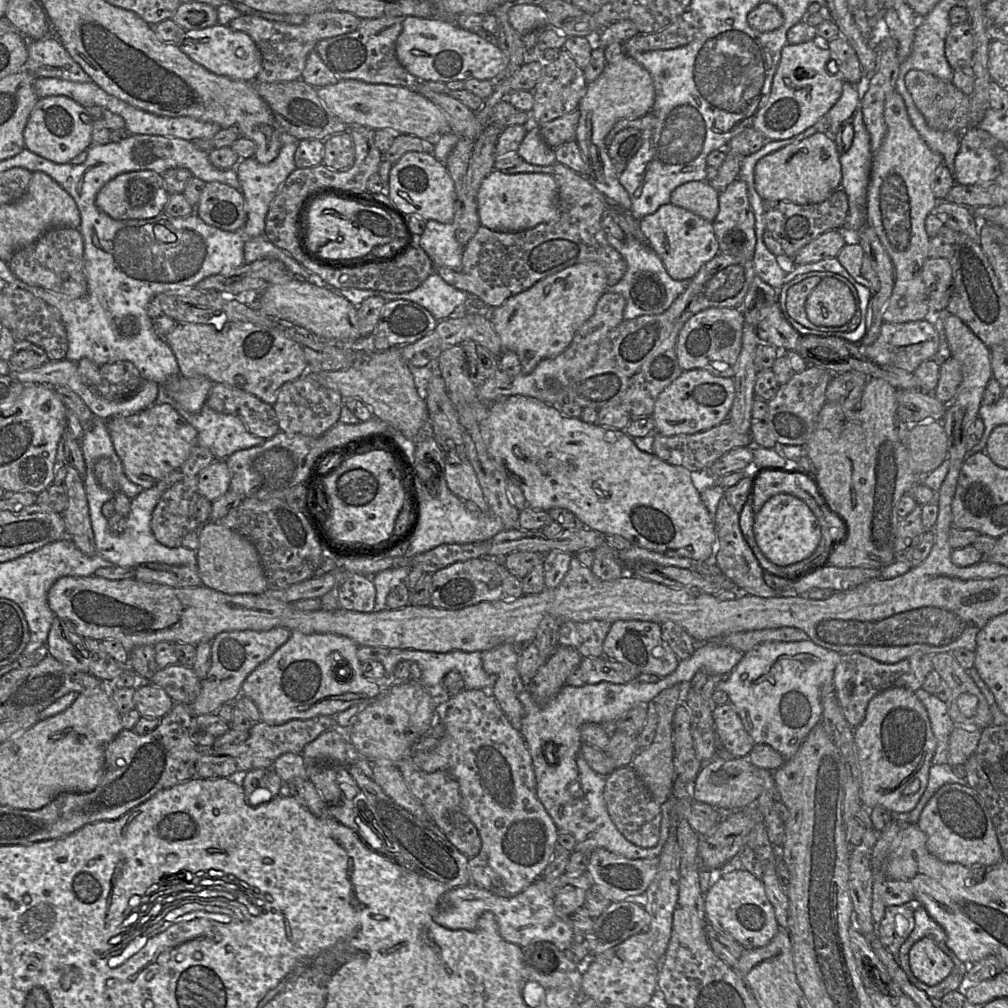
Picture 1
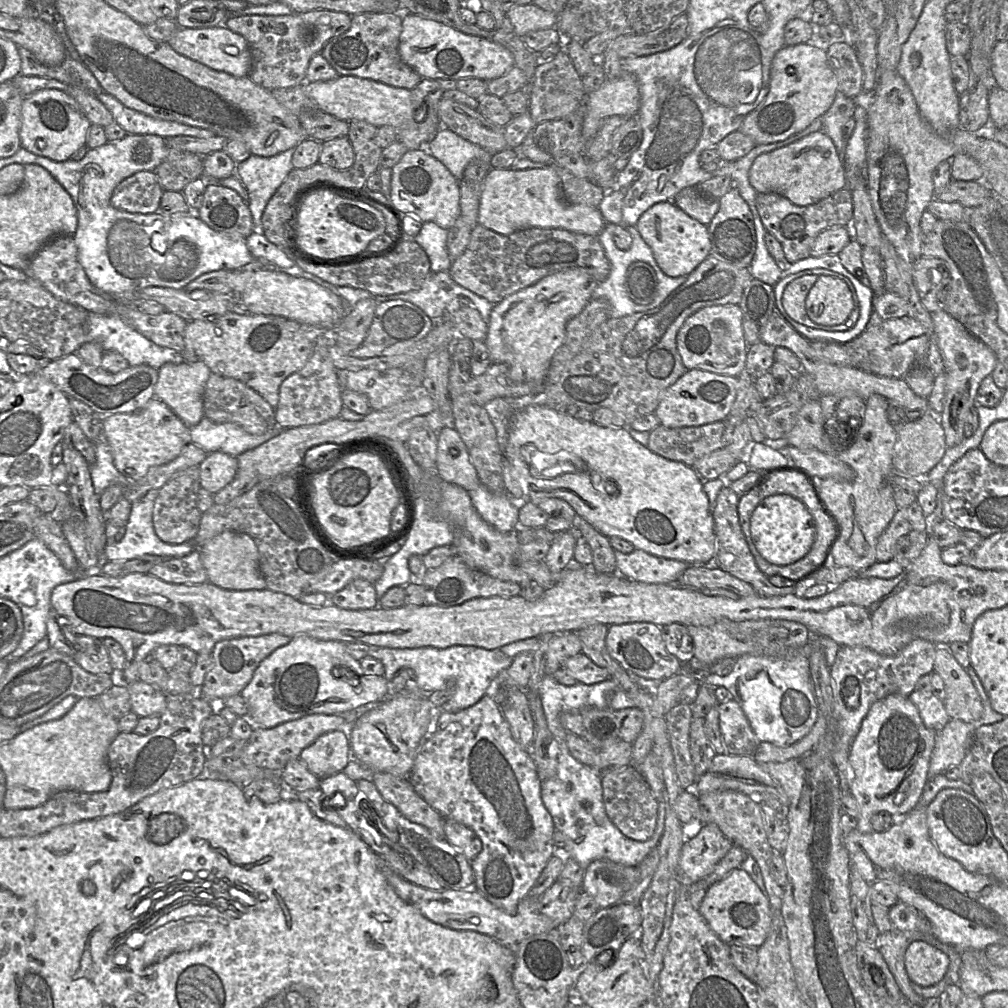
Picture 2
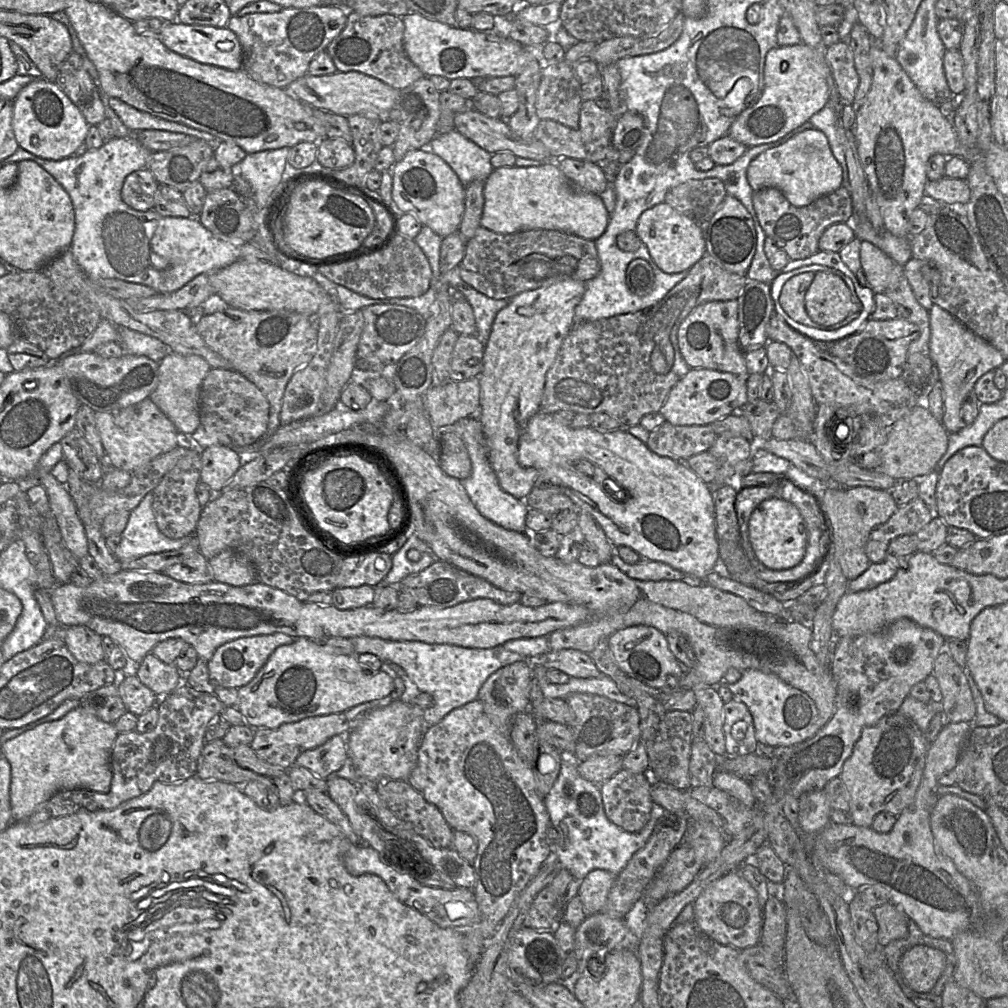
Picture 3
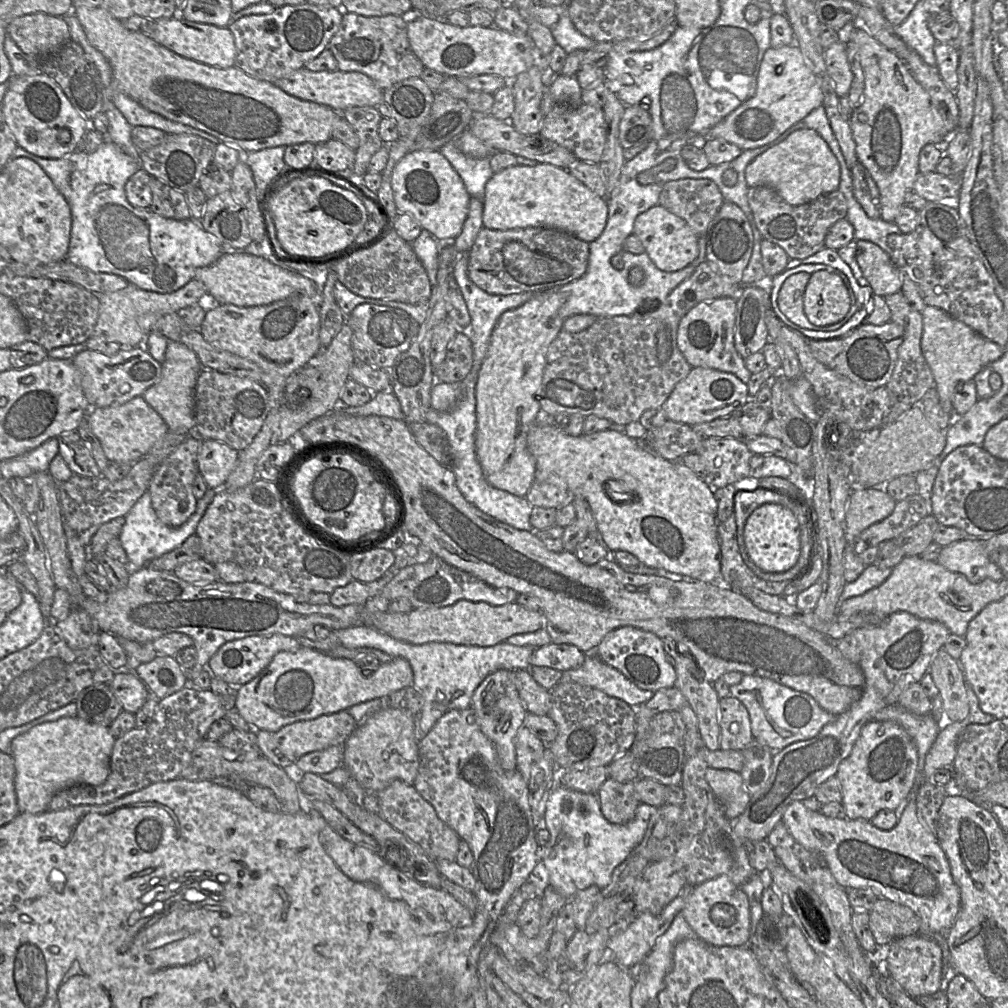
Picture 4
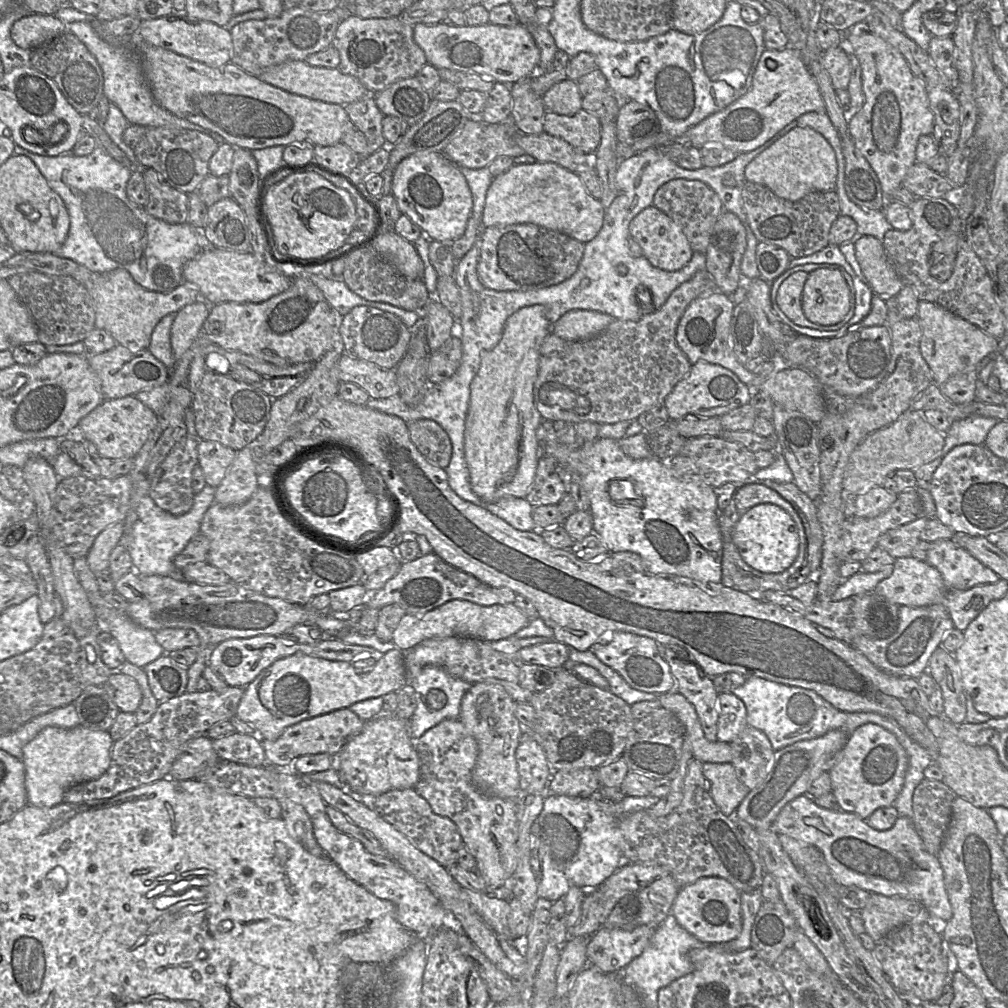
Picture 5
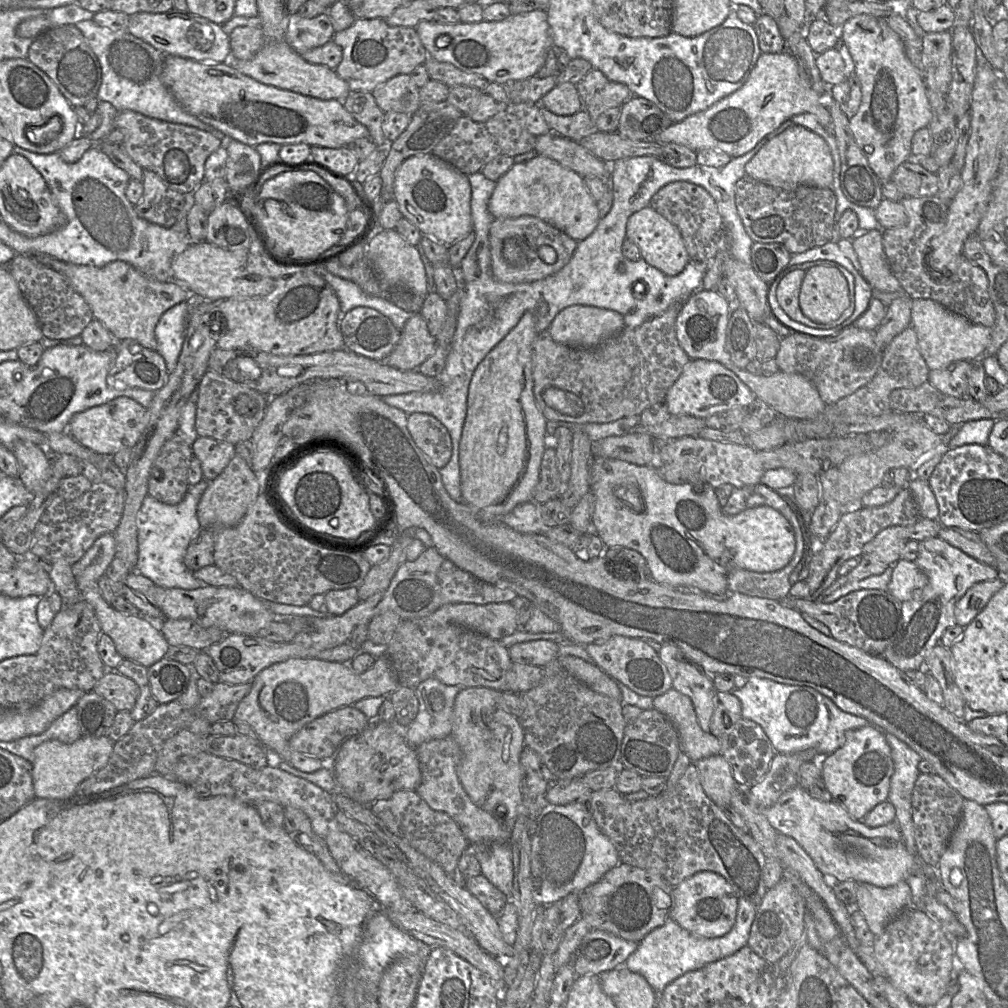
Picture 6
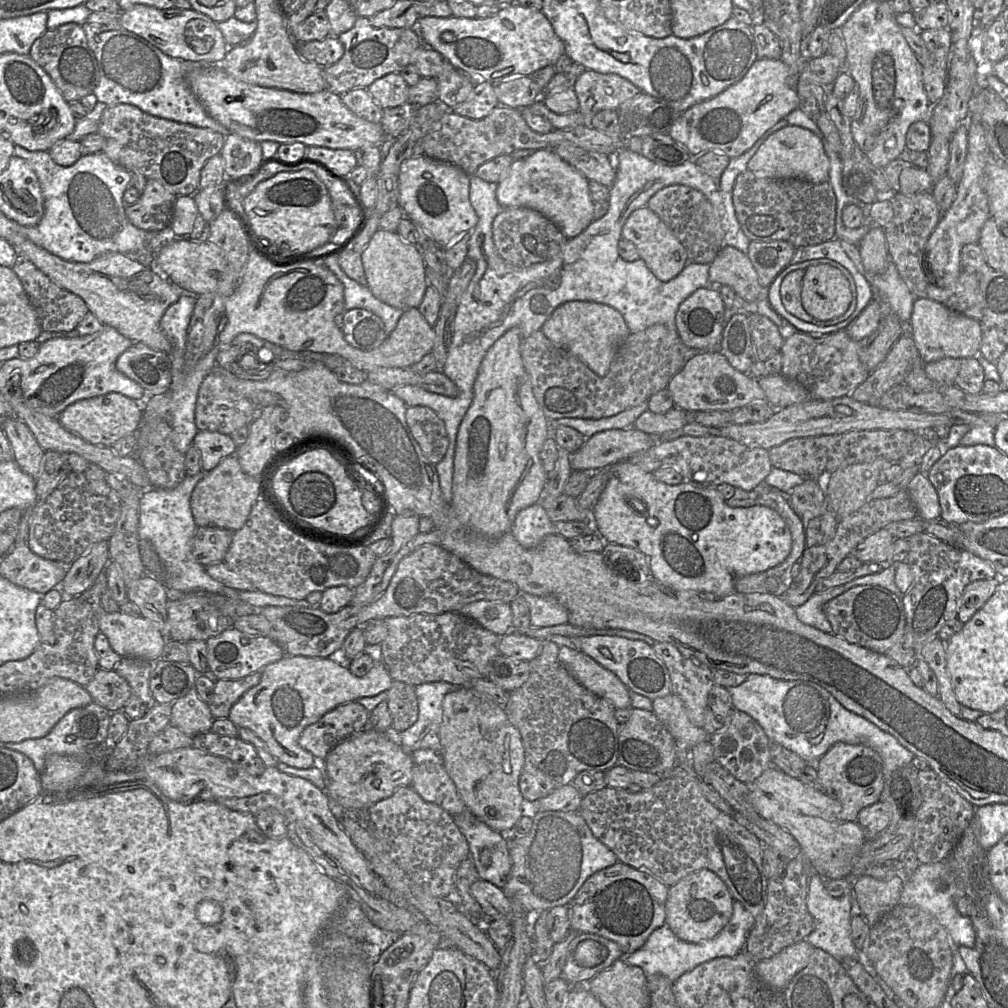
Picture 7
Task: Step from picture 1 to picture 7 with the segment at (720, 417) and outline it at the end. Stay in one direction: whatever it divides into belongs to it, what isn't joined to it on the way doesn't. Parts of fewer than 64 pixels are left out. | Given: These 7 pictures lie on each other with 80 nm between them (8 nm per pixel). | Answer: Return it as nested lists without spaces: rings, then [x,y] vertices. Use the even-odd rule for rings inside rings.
[[[705,351],[692,357],[673,376],[668,389],[675,407],[685,412],[733,411],[754,401],[766,400],[765,392],[757,379],[736,370],[719,351]]]

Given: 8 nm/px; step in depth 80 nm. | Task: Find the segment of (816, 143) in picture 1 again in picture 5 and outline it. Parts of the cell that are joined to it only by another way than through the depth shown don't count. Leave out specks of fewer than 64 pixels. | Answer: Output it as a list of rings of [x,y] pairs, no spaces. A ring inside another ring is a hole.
[[[797,126],[762,151],[746,166],[745,179],[769,188],[780,198],[798,201],[811,192],[835,190],[836,154],[822,134],[811,127]]]

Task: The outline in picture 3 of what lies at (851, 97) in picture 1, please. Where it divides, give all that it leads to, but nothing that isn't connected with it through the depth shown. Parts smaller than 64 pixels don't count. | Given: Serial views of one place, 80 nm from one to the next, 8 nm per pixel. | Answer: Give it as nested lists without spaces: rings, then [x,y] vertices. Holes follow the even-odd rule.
[[[825,105],[823,109],[814,114],[809,122],[827,137],[832,153],[842,168],[843,186],[848,189],[848,167],[846,163],[845,150],[838,137],[838,124],[840,116],[831,105]]]

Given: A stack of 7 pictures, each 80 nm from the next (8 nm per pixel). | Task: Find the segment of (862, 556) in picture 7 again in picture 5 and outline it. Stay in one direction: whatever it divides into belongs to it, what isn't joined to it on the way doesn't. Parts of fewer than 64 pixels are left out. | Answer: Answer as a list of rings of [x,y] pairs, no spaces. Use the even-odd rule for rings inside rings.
[[[922,516],[911,523],[888,530],[879,537],[876,546],[895,559],[911,557],[912,550],[920,541],[921,531],[928,518],[933,517]]]

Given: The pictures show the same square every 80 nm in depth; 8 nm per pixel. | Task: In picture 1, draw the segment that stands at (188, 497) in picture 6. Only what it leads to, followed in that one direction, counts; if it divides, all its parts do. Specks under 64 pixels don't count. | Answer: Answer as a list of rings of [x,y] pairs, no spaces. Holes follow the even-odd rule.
[[[86,469],[83,480],[96,551],[105,560],[111,562],[114,566],[123,568],[136,568],[145,563],[163,563],[173,566],[197,565],[197,551],[183,546],[168,548],[156,540],[151,530],[152,513],[163,493],[171,486],[167,487],[164,481],[160,481],[151,488],[143,489],[141,493],[132,498],[125,530],[120,535],[114,535],[109,528],[108,519],[102,513],[102,506],[105,502],[113,500],[114,492],[101,493],[94,484],[90,469]]]

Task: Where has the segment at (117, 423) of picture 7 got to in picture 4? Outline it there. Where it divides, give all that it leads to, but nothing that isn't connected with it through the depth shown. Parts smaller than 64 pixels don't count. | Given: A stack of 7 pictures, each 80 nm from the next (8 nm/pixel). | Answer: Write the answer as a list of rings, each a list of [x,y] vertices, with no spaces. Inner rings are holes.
[[[142,396],[134,397],[121,405],[92,408],[88,413],[88,423],[109,462],[128,464],[133,464],[146,456],[158,440],[169,431],[162,417]]]

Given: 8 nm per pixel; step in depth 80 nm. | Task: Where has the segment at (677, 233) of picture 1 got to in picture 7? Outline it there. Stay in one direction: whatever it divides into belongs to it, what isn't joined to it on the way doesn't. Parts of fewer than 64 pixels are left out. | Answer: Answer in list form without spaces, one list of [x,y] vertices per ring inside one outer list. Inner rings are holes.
[[[647,206],[633,211],[622,228],[622,239],[632,242],[640,258],[657,279],[667,282],[681,273],[689,262],[688,255],[669,227]]]

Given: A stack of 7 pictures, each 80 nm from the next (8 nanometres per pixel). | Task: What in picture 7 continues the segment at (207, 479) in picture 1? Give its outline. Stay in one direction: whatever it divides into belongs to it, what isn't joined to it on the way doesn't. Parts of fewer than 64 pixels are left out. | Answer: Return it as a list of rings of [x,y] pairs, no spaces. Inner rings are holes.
[[[200,430],[193,445],[200,451],[202,470],[206,473],[215,469],[224,458],[234,455],[237,448],[229,435]]]

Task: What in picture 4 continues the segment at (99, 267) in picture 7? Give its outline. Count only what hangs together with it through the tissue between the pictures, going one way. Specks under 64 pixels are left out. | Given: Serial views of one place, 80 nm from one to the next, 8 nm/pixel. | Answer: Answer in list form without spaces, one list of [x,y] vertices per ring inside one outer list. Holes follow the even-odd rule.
[[[192,279],[182,288],[168,294],[146,291],[131,283],[122,290],[99,294],[97,295],[100,305],[99,315],[92,335],[104,336],[110,341],[119,343],[123,348],[143,346],[148,334],[138,325],[139,316],[146,313],[177,313],[181,309],[197,304],[206,293],[204,284],[197,279]]]

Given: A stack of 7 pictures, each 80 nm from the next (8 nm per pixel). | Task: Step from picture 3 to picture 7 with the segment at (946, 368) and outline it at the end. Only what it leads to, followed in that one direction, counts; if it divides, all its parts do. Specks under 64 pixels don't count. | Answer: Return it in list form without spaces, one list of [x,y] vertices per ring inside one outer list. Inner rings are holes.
[[[928,298],[914,301],[906,331],[911,334],[924,364],[946,357],[962,359],[979,355],[982,338],[980,321]]]

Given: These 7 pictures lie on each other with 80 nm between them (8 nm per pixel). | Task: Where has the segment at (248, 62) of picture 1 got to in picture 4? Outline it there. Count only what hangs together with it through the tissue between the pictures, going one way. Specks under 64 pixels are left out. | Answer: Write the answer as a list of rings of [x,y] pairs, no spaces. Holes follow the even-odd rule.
[[[178,12],[174,17],[156,20],[153,31],[146,35],[178,55],[206,65],[229,68],[235,64],[234,36],[227,26],[217,27],[212,24],[191,22],[181,17]]]

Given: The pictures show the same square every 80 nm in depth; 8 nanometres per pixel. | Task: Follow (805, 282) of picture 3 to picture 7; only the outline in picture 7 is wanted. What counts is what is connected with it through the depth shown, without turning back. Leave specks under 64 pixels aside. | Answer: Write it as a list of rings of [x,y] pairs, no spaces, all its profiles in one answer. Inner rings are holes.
[[[795,270],[787,274],[780,285],[781,301],[785,309],[808,323],[819,326],[831,326],[846,320],[854,311],[855,308],[848,308],[847,312],[839,317],[828,321],[820,321],[809,315],[803,308],[801,302],[802,280],[805,270]]]

